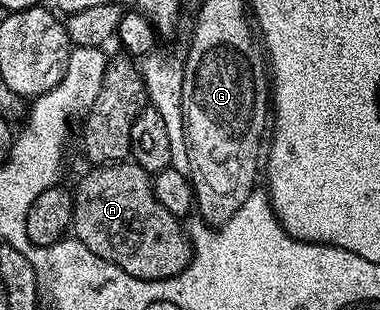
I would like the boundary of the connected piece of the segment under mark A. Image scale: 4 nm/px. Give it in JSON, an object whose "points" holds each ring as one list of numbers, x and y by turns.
{"points":[[128,158,114,164,100,164,90,169,73,188,75,209,71,219,74,239,84,244,93,254,100,256,105,262,113,262,121,266,135,278,142,280,164,280,176,276,185,270,191,261,191,237,186,227,182,228,180,217,169,214,161,202,155,197,155,185,152,173,147,172,134,160]]}

